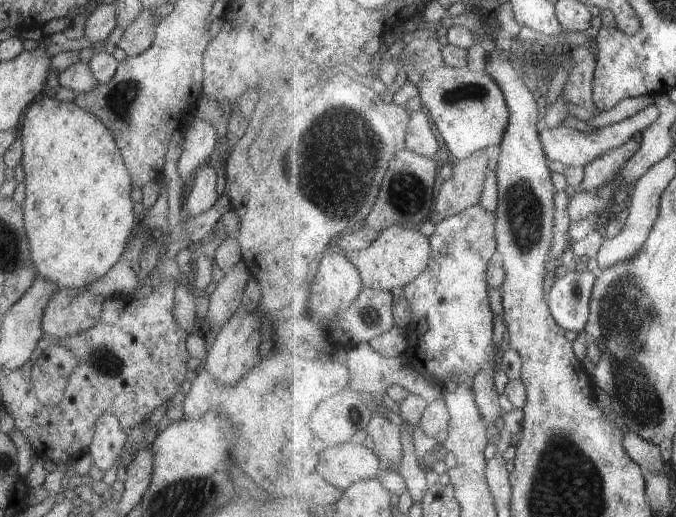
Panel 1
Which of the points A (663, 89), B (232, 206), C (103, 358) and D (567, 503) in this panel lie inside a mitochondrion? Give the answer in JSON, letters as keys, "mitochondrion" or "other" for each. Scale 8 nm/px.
{"A":"other","B":"other","C":"mitochondrion","D":"mitochondrion"}

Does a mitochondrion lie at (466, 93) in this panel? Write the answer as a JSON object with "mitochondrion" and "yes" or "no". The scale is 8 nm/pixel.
{"mitochondrion":"yes"}

